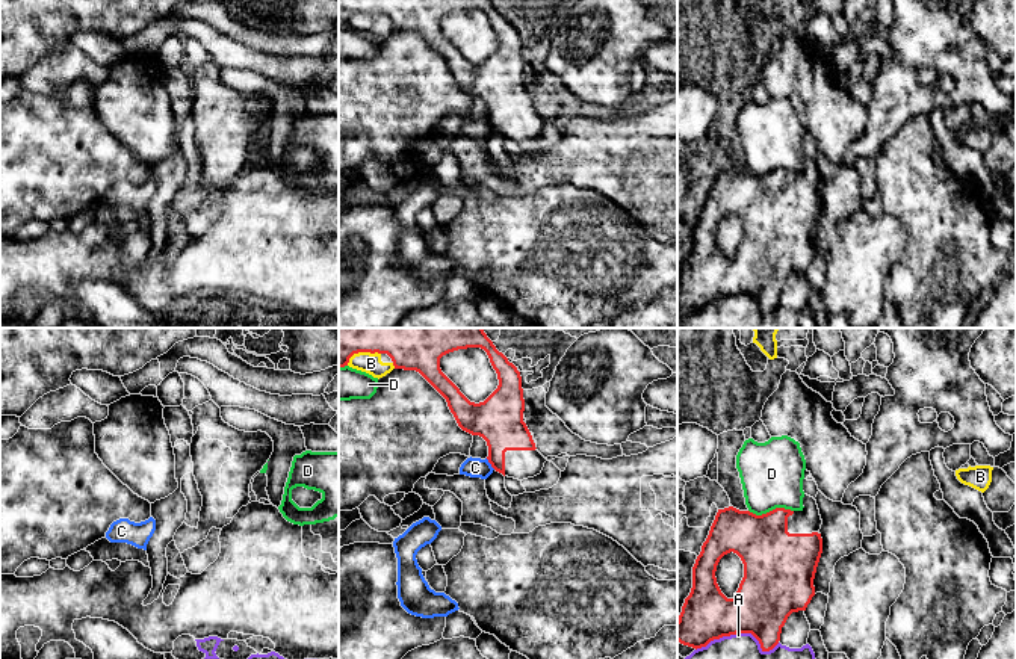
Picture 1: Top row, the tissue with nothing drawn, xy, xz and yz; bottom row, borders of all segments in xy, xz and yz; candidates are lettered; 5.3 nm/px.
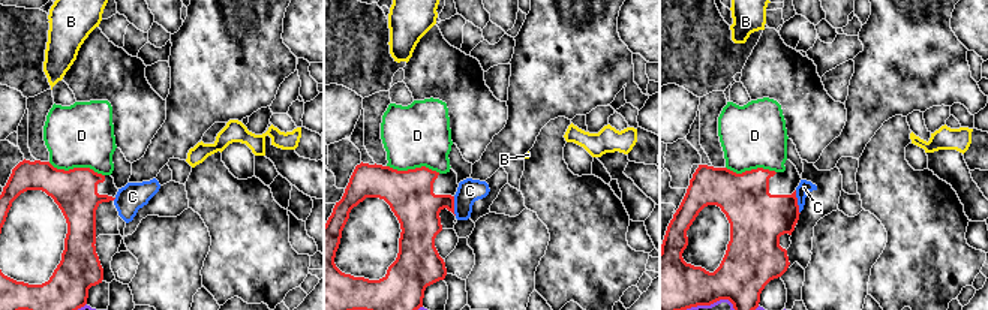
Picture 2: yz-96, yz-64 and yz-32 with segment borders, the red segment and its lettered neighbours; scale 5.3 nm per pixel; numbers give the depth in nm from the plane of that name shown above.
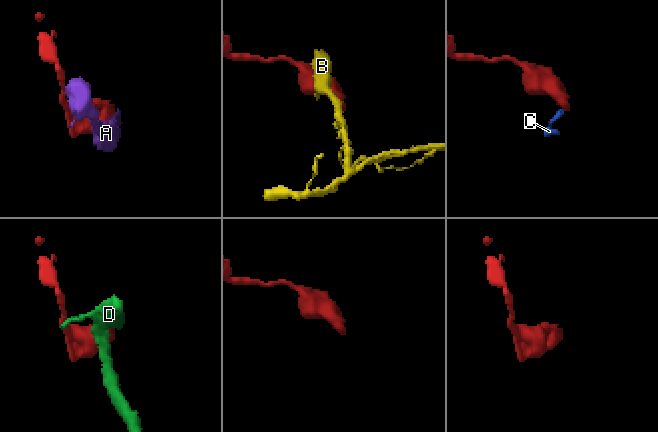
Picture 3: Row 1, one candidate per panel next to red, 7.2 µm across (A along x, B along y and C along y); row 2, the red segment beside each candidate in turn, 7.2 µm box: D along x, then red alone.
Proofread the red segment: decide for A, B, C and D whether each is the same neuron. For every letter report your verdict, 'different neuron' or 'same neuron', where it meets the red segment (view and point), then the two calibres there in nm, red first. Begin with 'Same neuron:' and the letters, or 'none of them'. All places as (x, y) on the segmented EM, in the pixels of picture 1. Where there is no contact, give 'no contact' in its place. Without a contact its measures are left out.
Same neuron: none of them
A: different neuron; contact yz (738, 632); calibres 320 and 140 nm
B: different neuron; contact xz (362, 351); calibres 320 and 110 nm
C: different neuron; contact xz (490, 463); calibres 260 and 110 nm
D: different neuron; contact yz (771, 511); calibres 320 and 340 nm

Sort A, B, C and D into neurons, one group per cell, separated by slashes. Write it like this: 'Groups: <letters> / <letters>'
Groups: A / B / C / D

